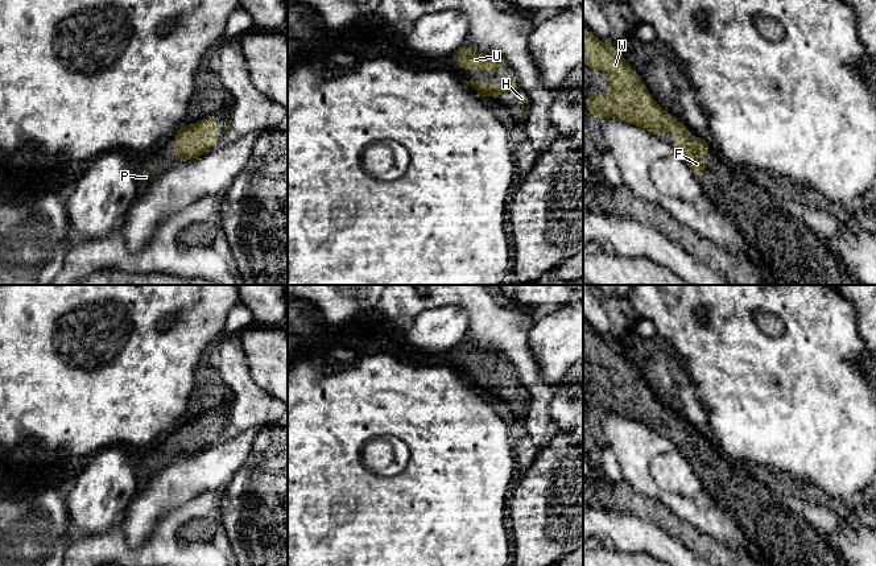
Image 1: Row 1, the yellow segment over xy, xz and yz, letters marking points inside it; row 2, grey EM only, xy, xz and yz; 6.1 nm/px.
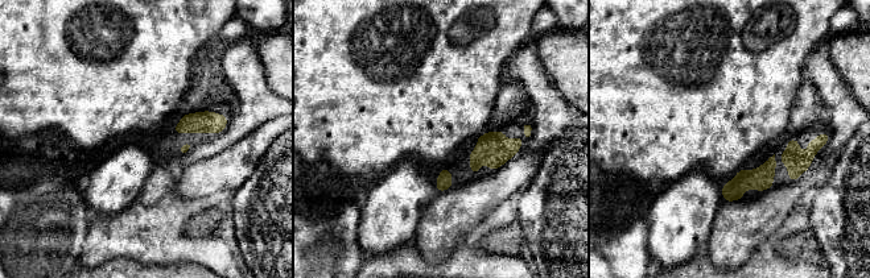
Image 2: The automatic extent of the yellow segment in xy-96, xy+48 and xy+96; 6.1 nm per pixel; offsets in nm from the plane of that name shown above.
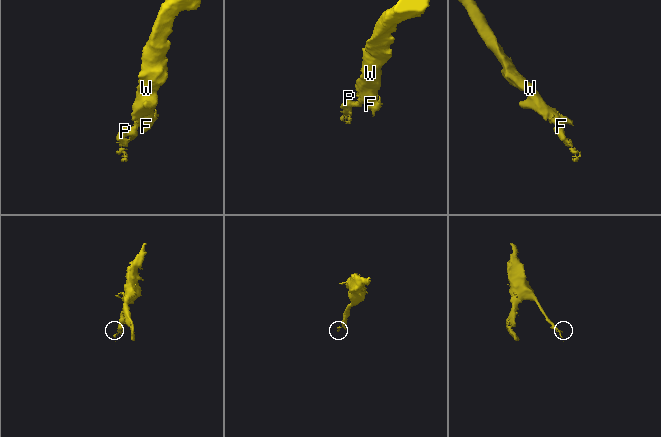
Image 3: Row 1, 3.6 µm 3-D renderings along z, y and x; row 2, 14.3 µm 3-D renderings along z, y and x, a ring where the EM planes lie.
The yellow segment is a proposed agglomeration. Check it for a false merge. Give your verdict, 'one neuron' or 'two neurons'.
one neuron

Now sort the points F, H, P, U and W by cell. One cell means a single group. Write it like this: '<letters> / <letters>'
F H P U W

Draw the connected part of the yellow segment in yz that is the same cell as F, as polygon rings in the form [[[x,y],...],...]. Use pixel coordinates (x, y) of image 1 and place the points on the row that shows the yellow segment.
[[[583,30],[583,63],[591,70],[603,71],[611,84],[607,95],[596,94],[586,99],[591,117],[617,117],[658,137],[664,132],[677,132],[673,141],[675,152],[686,161],[697,179],[704,173],[706,149],[712,144],[701,136],[690,139],[691,133],[686,125],[654,102],[619,47],[603,44],[591,30]]]

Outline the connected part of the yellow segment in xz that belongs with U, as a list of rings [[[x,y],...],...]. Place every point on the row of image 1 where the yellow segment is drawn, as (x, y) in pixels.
[[[463,45],[456,54],[462,70],[507,70],[508,66],[493,55],[479,53],[475,47]]]

